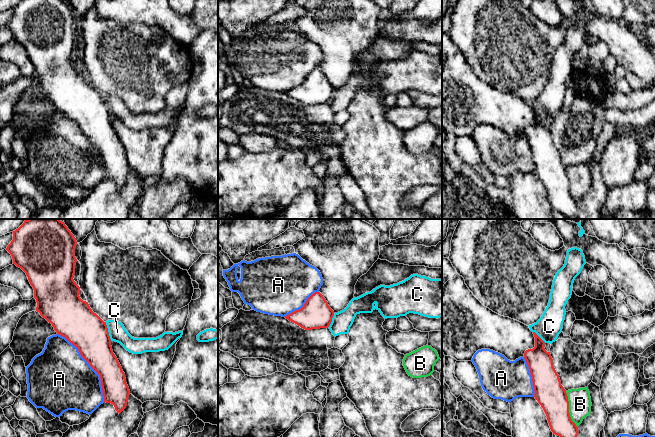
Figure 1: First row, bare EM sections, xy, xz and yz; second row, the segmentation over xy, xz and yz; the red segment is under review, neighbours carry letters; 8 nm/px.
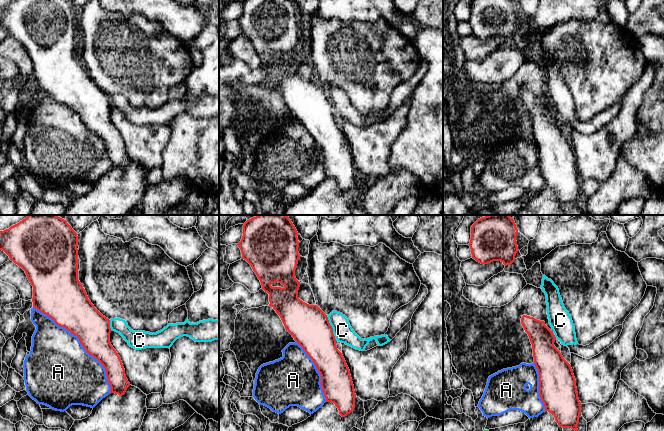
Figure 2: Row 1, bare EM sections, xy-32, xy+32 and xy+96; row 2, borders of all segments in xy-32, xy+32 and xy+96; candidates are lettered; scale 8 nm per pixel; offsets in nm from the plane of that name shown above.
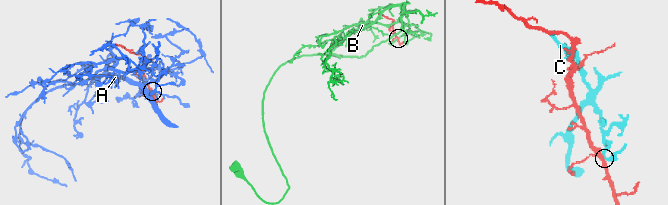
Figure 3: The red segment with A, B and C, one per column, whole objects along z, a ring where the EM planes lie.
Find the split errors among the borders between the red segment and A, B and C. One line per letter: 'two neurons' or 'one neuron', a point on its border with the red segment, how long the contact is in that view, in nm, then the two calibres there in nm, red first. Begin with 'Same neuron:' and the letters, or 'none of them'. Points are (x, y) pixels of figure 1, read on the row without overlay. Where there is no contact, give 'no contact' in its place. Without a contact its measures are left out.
Same neuron: none of them
A: two neurons; meets red in xy at (90, 141); contact 650 nm long; 300 nm thick on the red side, 480 nm on the other
B: two neurons; meets red in yz at (568, 185); contact 320 nm long; 240 nm thick on the red side, 180 nm on the other
C: two neurons; meets red in xy at (107, 107); contact 160 nm long; 300 nm thick on the red side, 140 nm on the other

